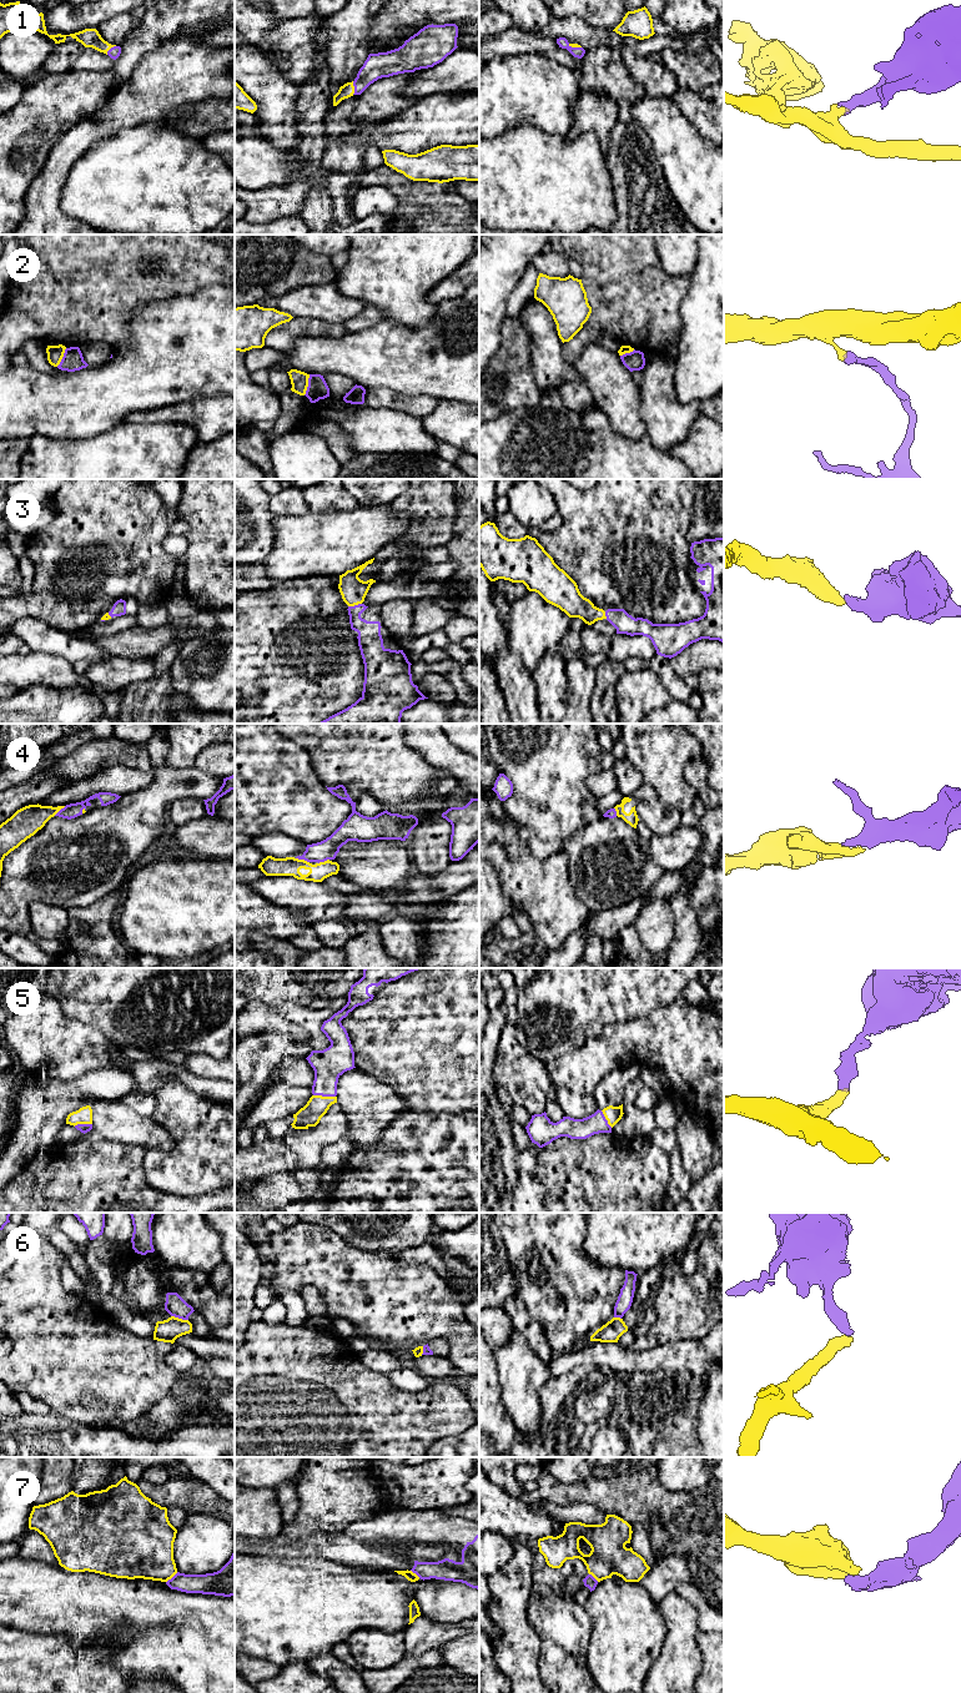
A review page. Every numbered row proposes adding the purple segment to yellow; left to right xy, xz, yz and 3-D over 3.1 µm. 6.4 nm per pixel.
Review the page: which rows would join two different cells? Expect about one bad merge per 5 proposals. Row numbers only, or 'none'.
2, 6, 7

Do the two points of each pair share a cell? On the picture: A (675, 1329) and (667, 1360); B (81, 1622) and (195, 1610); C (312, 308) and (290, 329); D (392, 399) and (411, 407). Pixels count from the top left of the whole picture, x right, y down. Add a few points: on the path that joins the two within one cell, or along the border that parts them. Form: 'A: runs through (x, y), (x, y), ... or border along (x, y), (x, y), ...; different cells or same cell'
A: border along (700, 1339), (663, 1343), (649, 1349); different cells
B: runs through (110, 1610), (166, 1610); same cell
C: border along (293, 316), (313, 317), (330, 323); different cells
D: runs through (397, 402), (406, 404); same cell

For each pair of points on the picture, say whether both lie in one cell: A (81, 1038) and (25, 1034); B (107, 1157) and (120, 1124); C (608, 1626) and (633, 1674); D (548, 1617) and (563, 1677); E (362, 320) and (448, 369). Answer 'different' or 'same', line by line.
A: same
B: different
C: same
D: same
E: different

